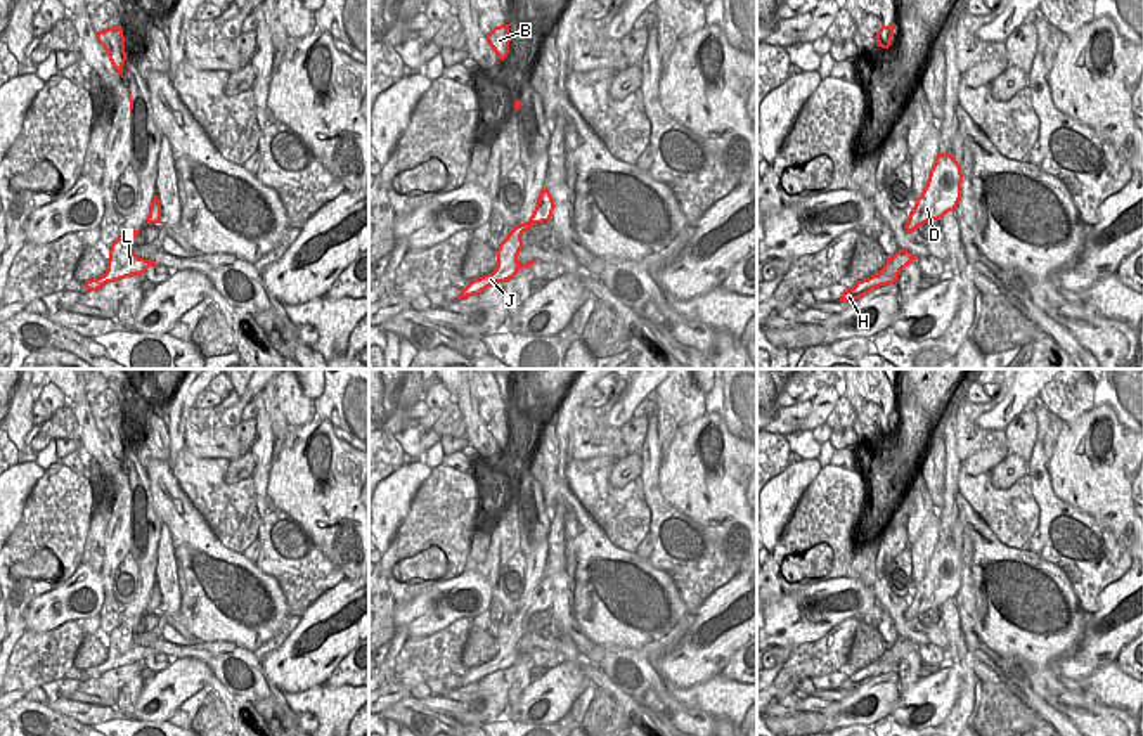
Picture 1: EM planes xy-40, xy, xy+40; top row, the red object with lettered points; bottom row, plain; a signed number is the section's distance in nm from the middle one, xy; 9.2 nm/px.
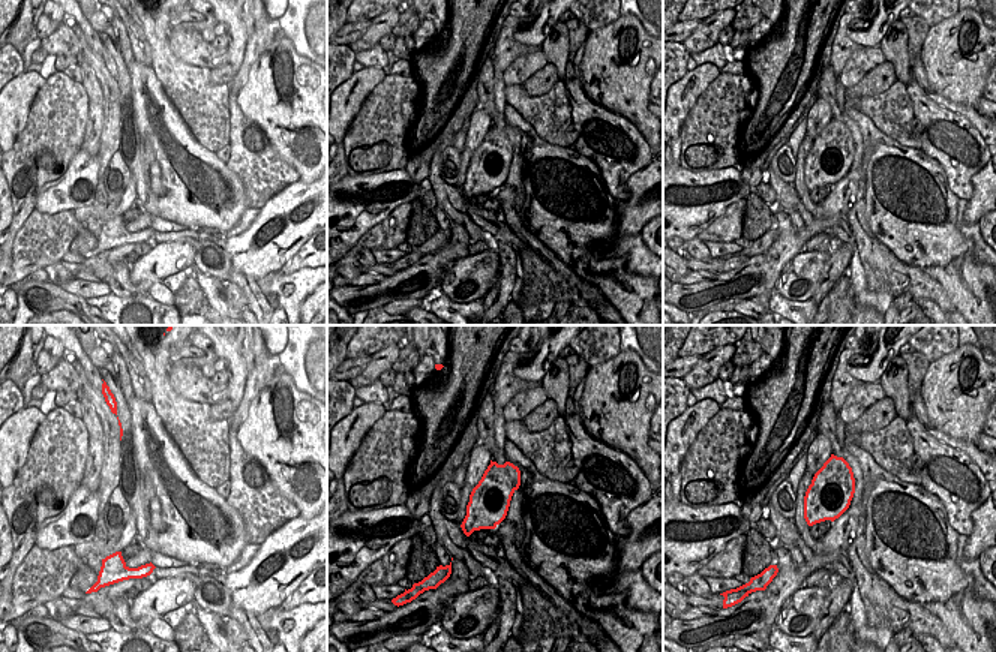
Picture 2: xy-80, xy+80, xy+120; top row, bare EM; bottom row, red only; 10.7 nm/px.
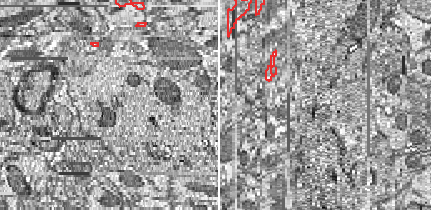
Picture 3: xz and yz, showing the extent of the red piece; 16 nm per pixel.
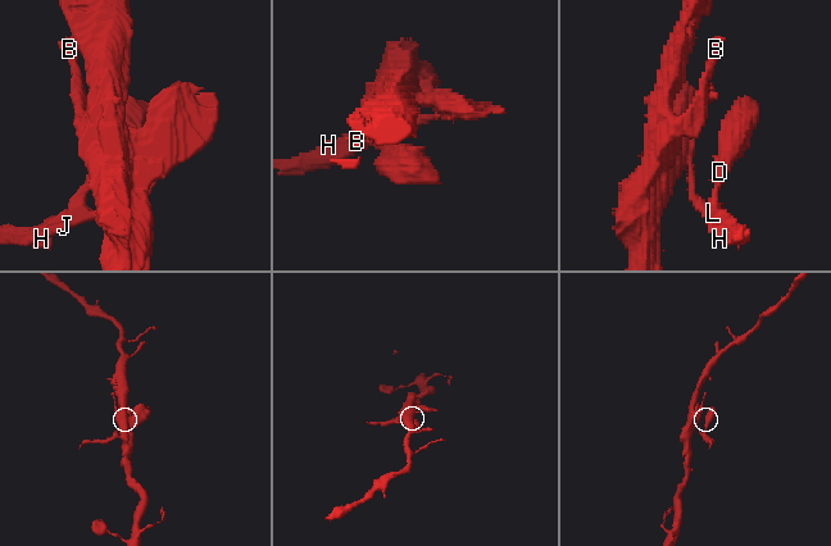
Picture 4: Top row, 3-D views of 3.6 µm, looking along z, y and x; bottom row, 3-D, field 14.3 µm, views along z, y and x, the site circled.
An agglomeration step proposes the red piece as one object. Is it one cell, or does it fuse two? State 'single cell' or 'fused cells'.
single cell

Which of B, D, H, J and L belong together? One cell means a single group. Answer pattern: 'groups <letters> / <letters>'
groups B D H J L

